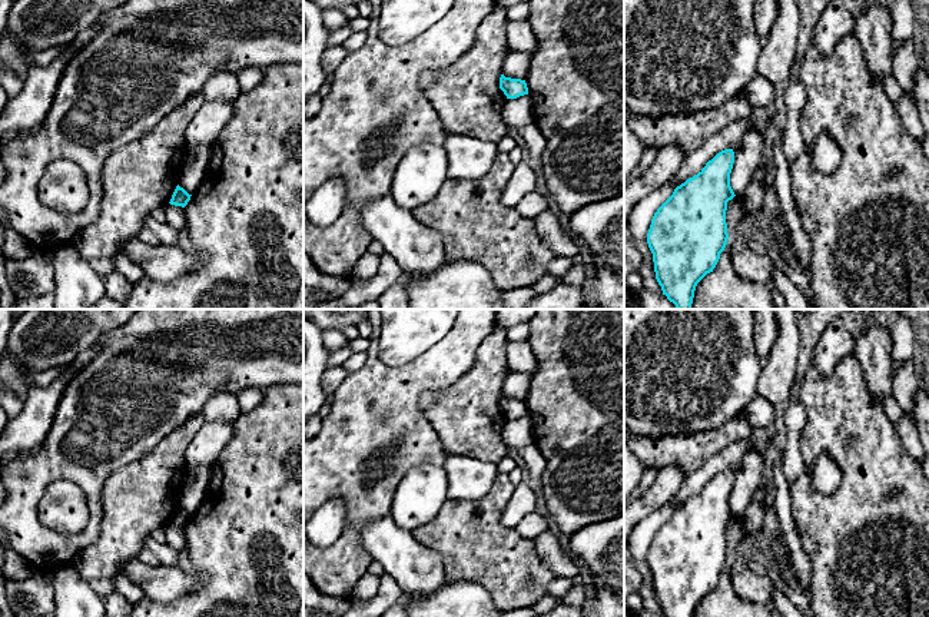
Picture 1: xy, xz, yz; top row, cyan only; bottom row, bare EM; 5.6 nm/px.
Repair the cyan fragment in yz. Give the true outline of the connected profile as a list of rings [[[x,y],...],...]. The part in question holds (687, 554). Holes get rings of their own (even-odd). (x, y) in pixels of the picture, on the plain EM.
[[[733,470],[721,471],[696,497],[677,507],[654,534],[647,564],[663,616],[694,617],[697,604],[716,588],[729,560],[727,523],[736,517],[730,507],[733,484]]]

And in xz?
[[[501,395],[500,409],[504,412],[507,419],[517,419],[520,417],[528,415],[528,408],[525,401],[511,399]]]

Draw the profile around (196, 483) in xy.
[[[199,465],[189,467],[188,477],[179,500],[179,507],[183,508],[189,515],[200,507],[202,501],[208,494],[210,482],[210,467]]]

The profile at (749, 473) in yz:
[[[762,441],[759,450],[746,454],[746,457],[734,467],[734,484],[730,494],[730,507],[736,517],[743,518],[749,508],[754,492],[763,484],[767,452],[772,441]]]

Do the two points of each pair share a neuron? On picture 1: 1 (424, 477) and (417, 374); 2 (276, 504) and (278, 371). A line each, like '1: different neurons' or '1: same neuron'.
1: different neurons
2: different neurons

